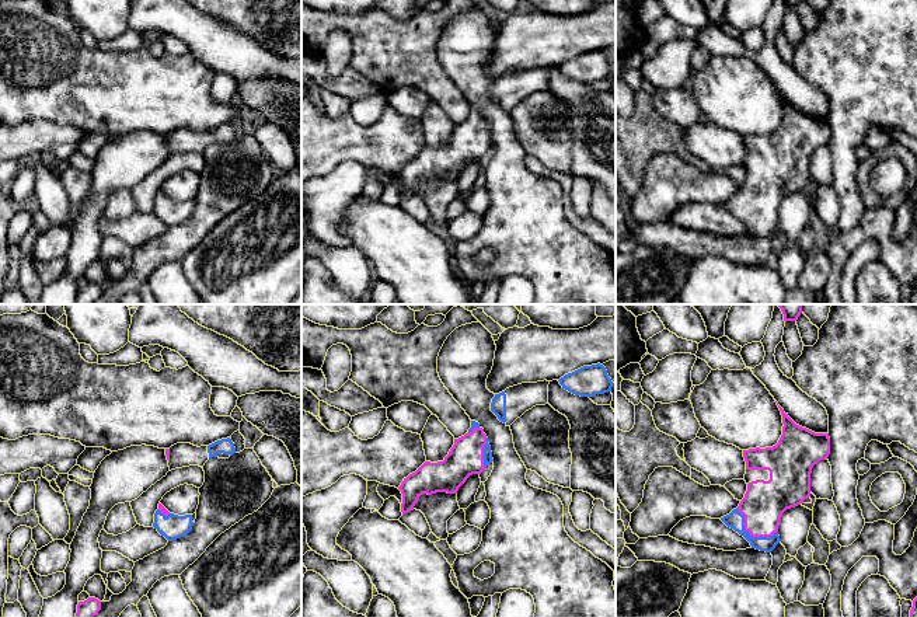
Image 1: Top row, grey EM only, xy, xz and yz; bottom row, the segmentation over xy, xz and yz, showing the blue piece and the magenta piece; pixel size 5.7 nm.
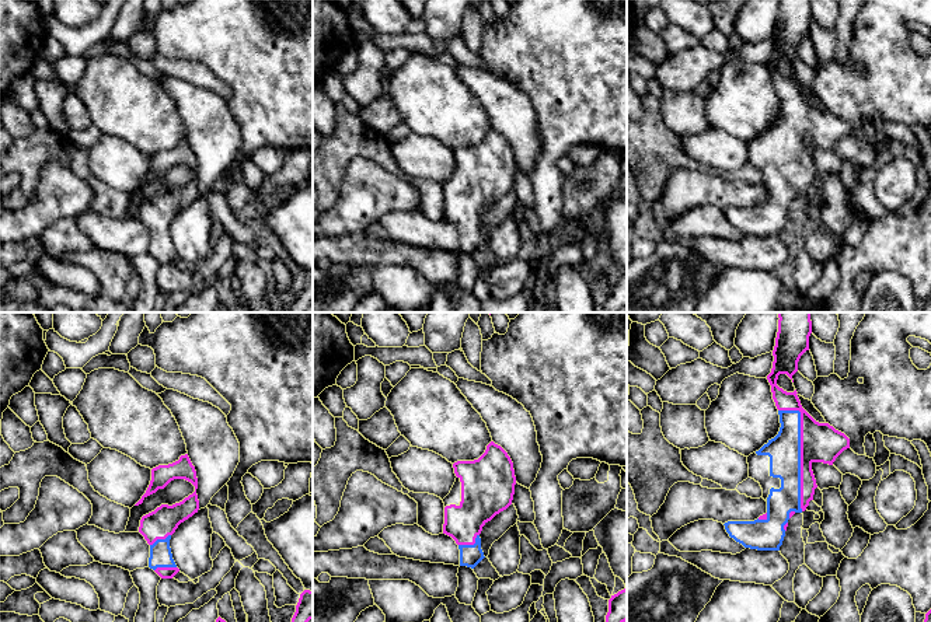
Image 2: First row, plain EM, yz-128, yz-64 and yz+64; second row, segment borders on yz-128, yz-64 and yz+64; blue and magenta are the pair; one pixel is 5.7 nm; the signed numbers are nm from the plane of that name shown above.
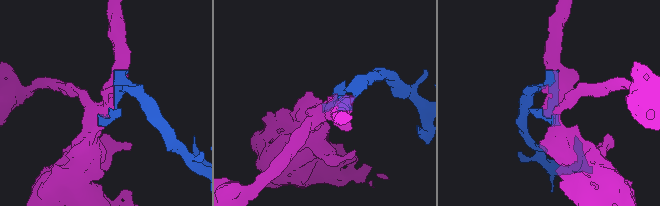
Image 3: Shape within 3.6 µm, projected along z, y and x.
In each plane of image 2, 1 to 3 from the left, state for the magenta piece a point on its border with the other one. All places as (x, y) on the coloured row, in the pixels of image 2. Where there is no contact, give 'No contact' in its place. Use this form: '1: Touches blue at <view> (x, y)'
1: Touches blue at yz-128 (164, 566)
2: Touches blue at yz-64 (470, 545)
3: Touches blue at yz+64 (799, 451)

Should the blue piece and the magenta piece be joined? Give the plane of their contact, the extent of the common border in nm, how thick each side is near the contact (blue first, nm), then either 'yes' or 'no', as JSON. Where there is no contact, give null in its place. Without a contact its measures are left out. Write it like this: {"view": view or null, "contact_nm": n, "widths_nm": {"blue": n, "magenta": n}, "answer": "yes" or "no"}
{"view": "yz", "contact_nm": 280, "widths_nm": {"blue": 100, "magenta": 240}, "answer": "no"}

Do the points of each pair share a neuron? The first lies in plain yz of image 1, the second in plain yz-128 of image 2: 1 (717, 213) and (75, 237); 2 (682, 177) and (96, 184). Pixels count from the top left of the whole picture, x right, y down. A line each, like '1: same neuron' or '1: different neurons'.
1: different neurons
2: different neurons

